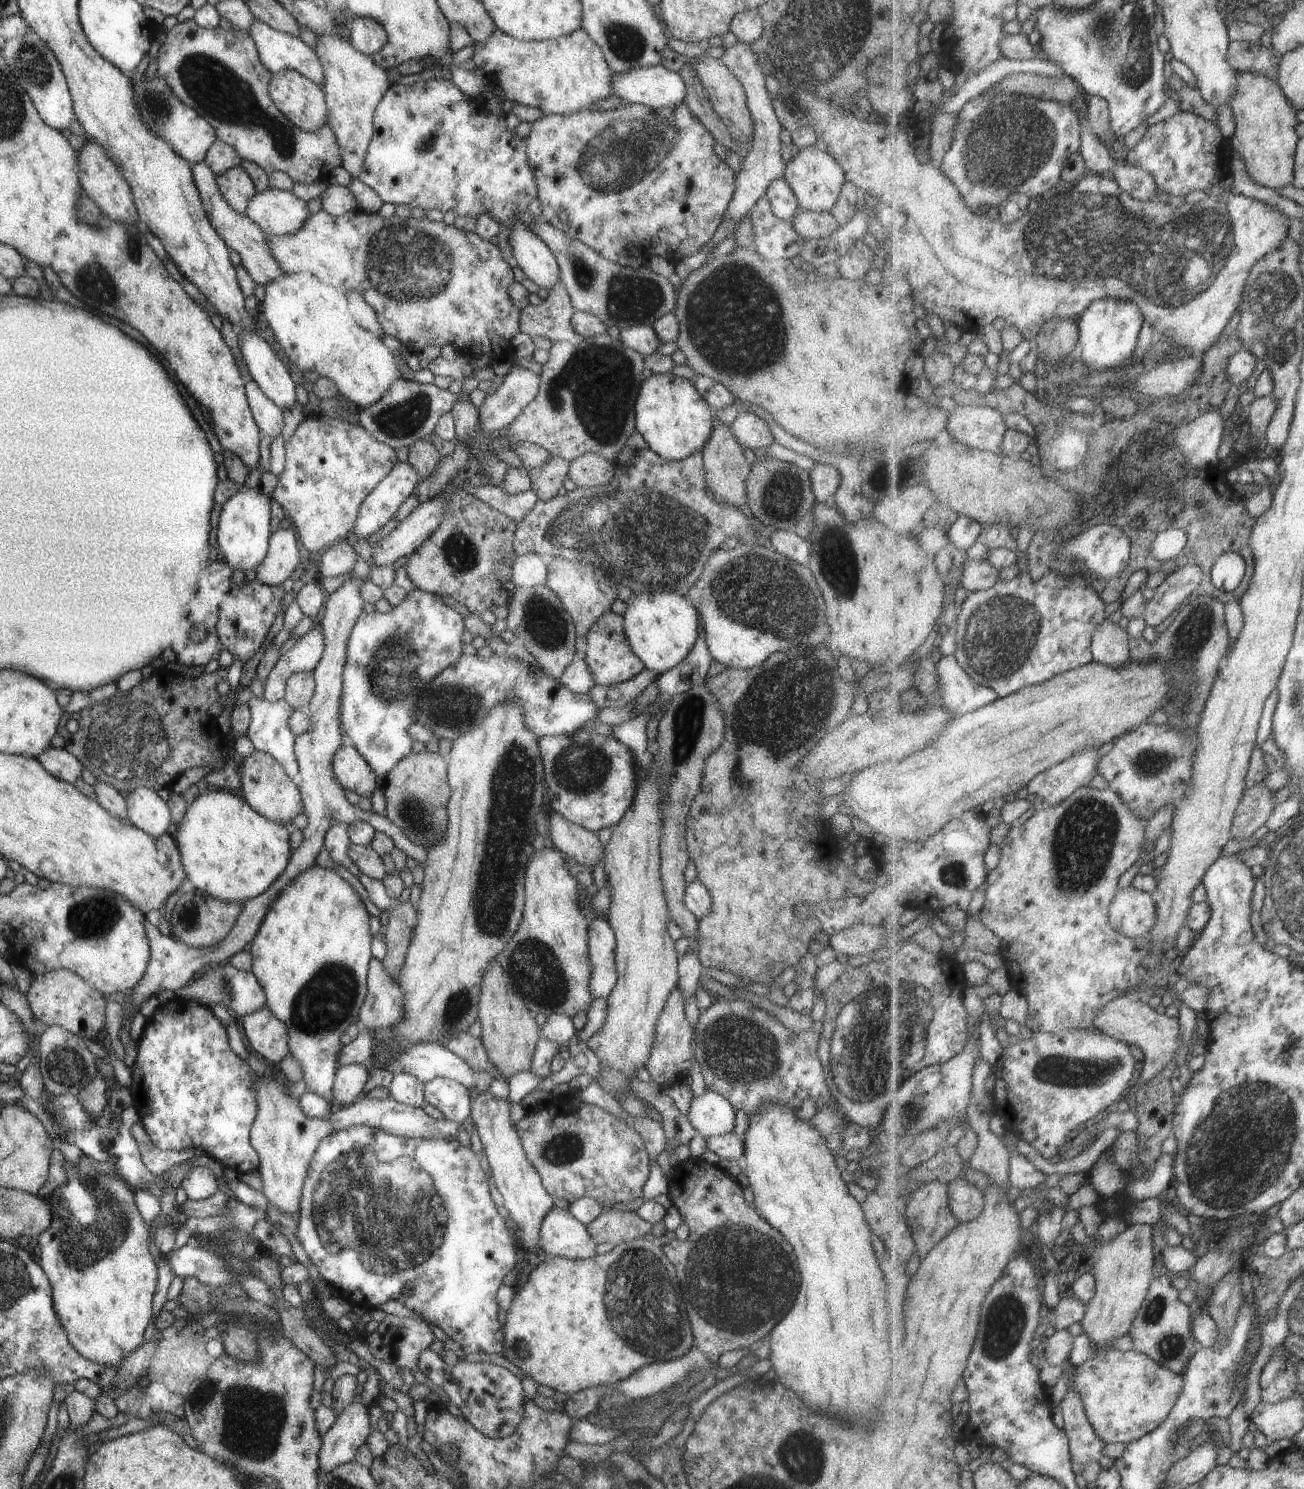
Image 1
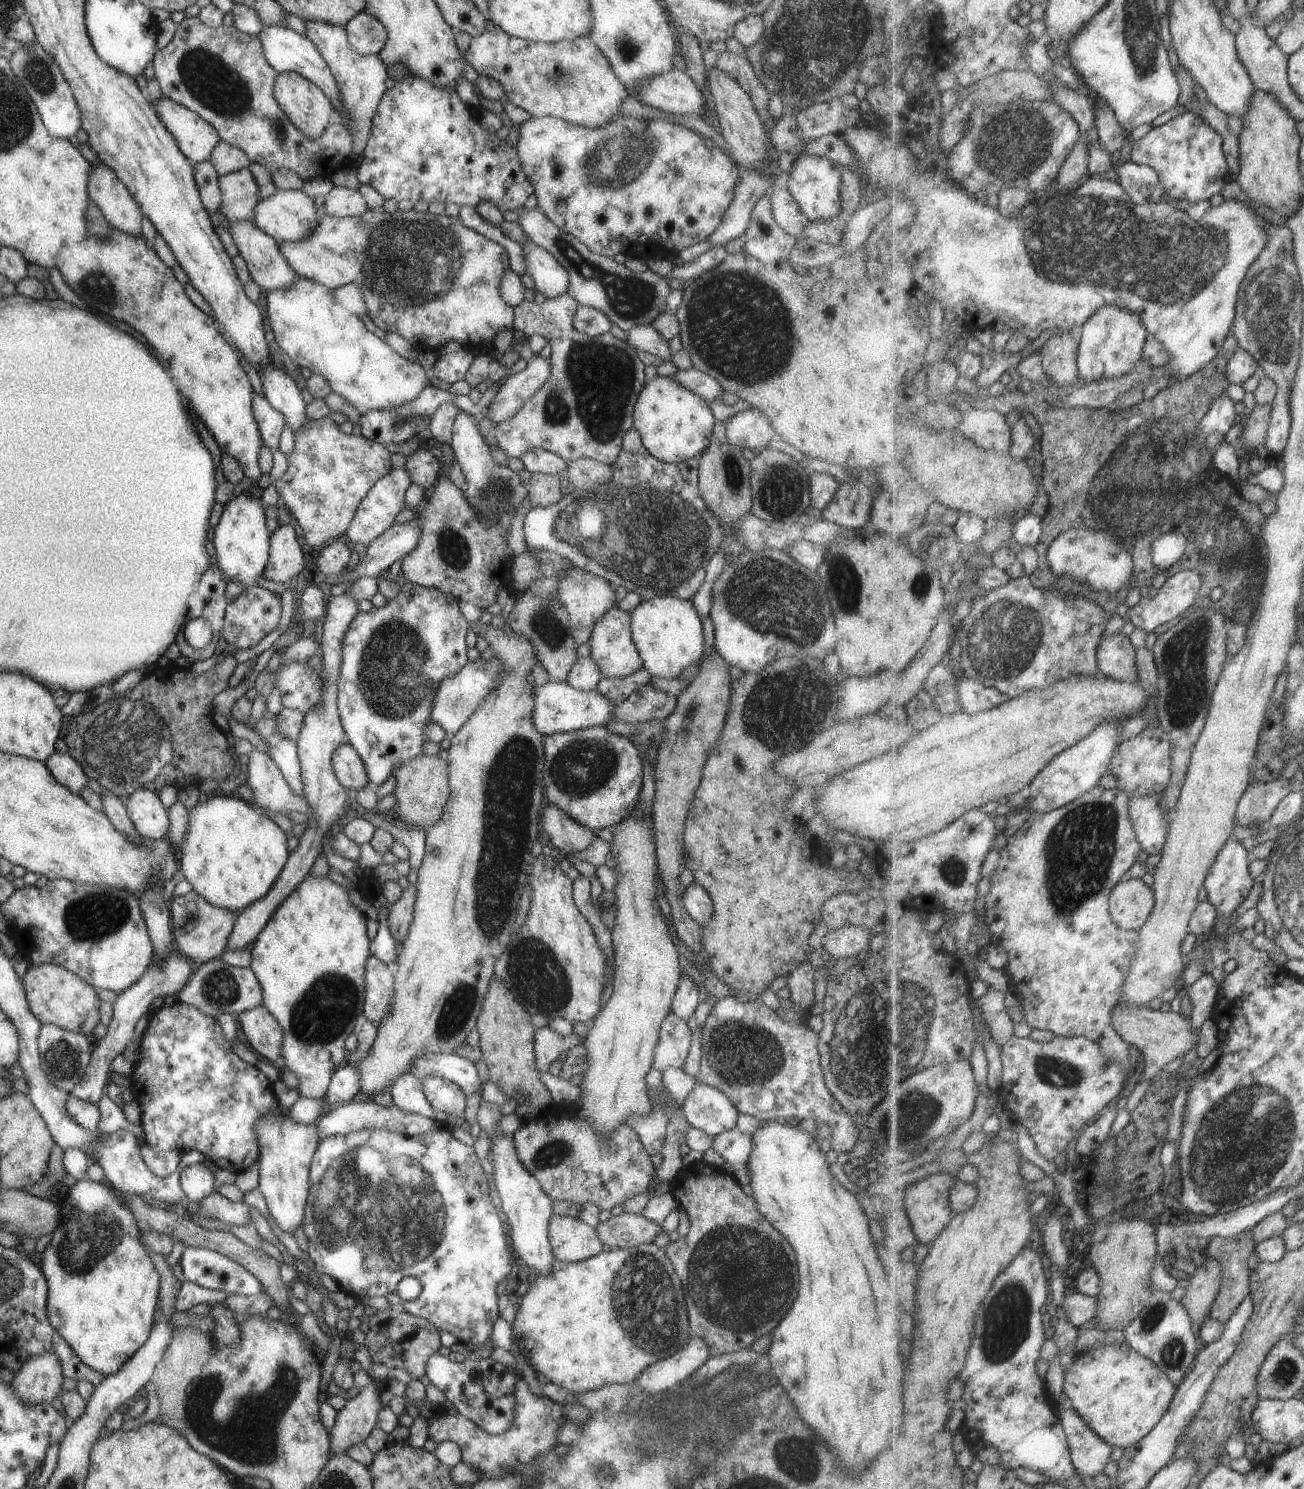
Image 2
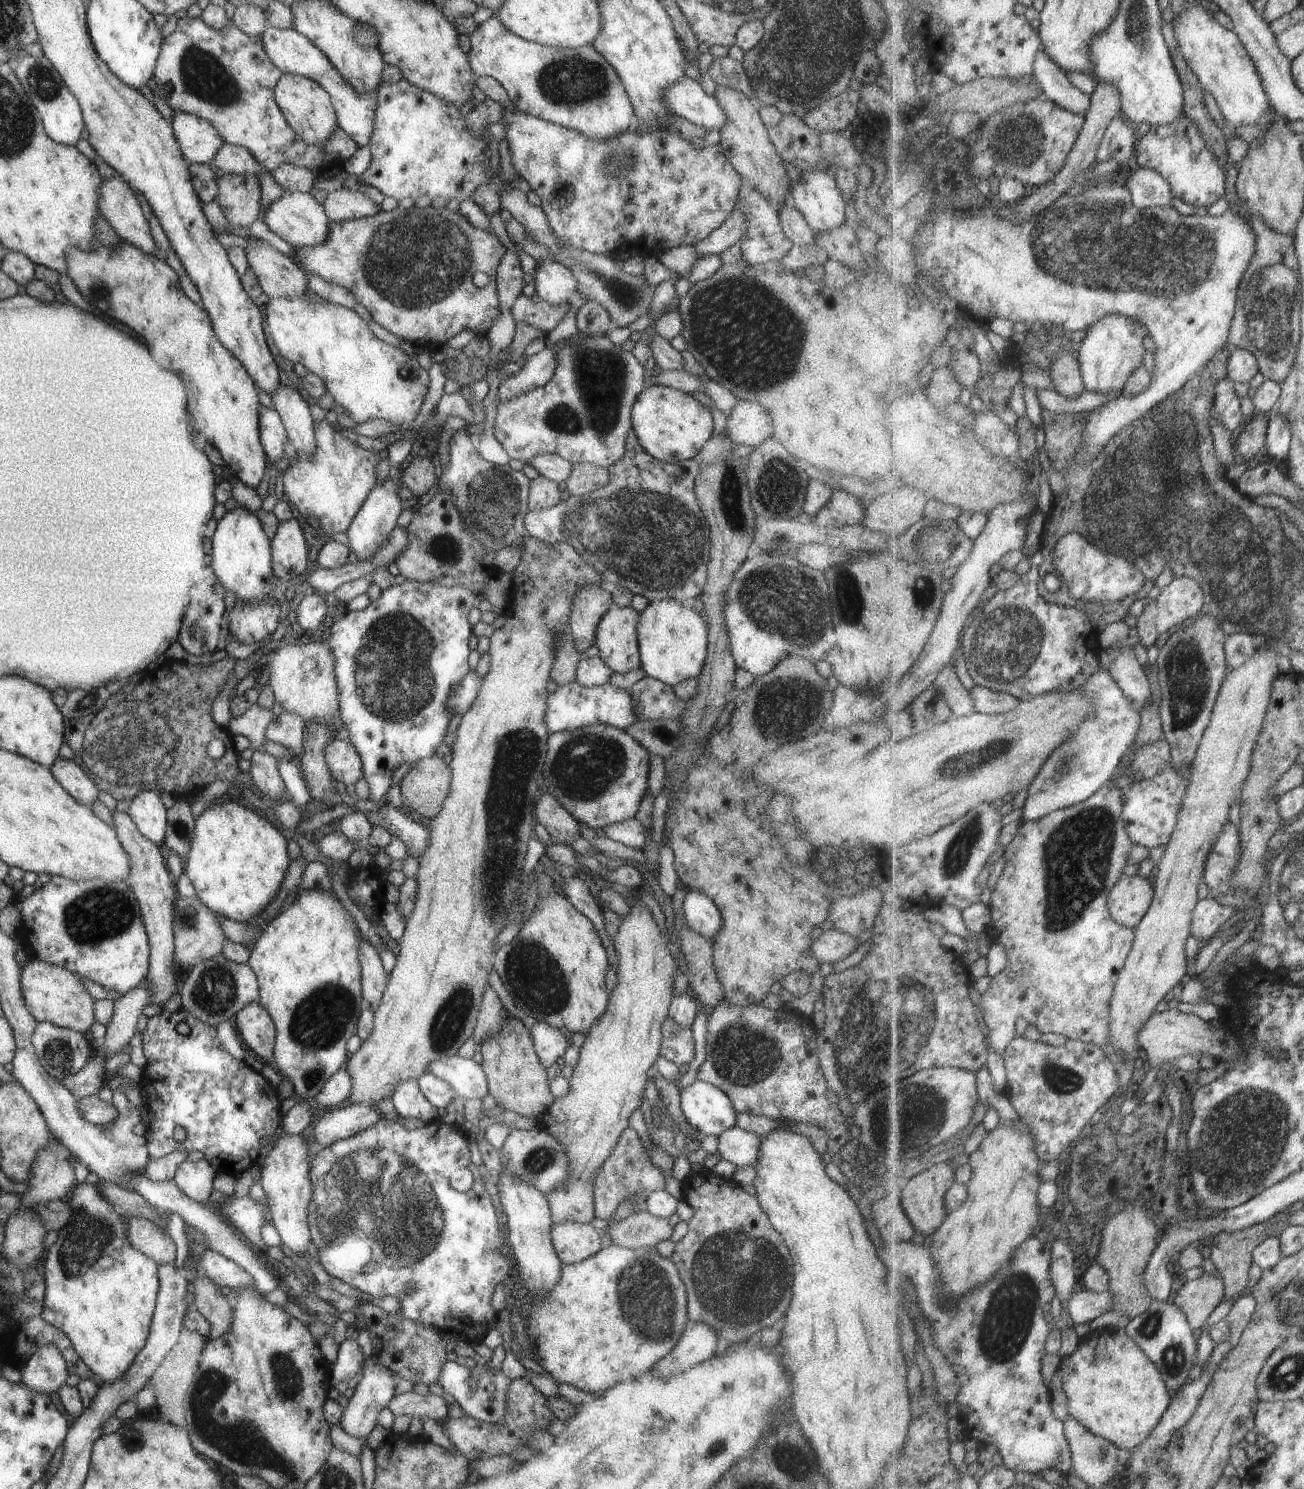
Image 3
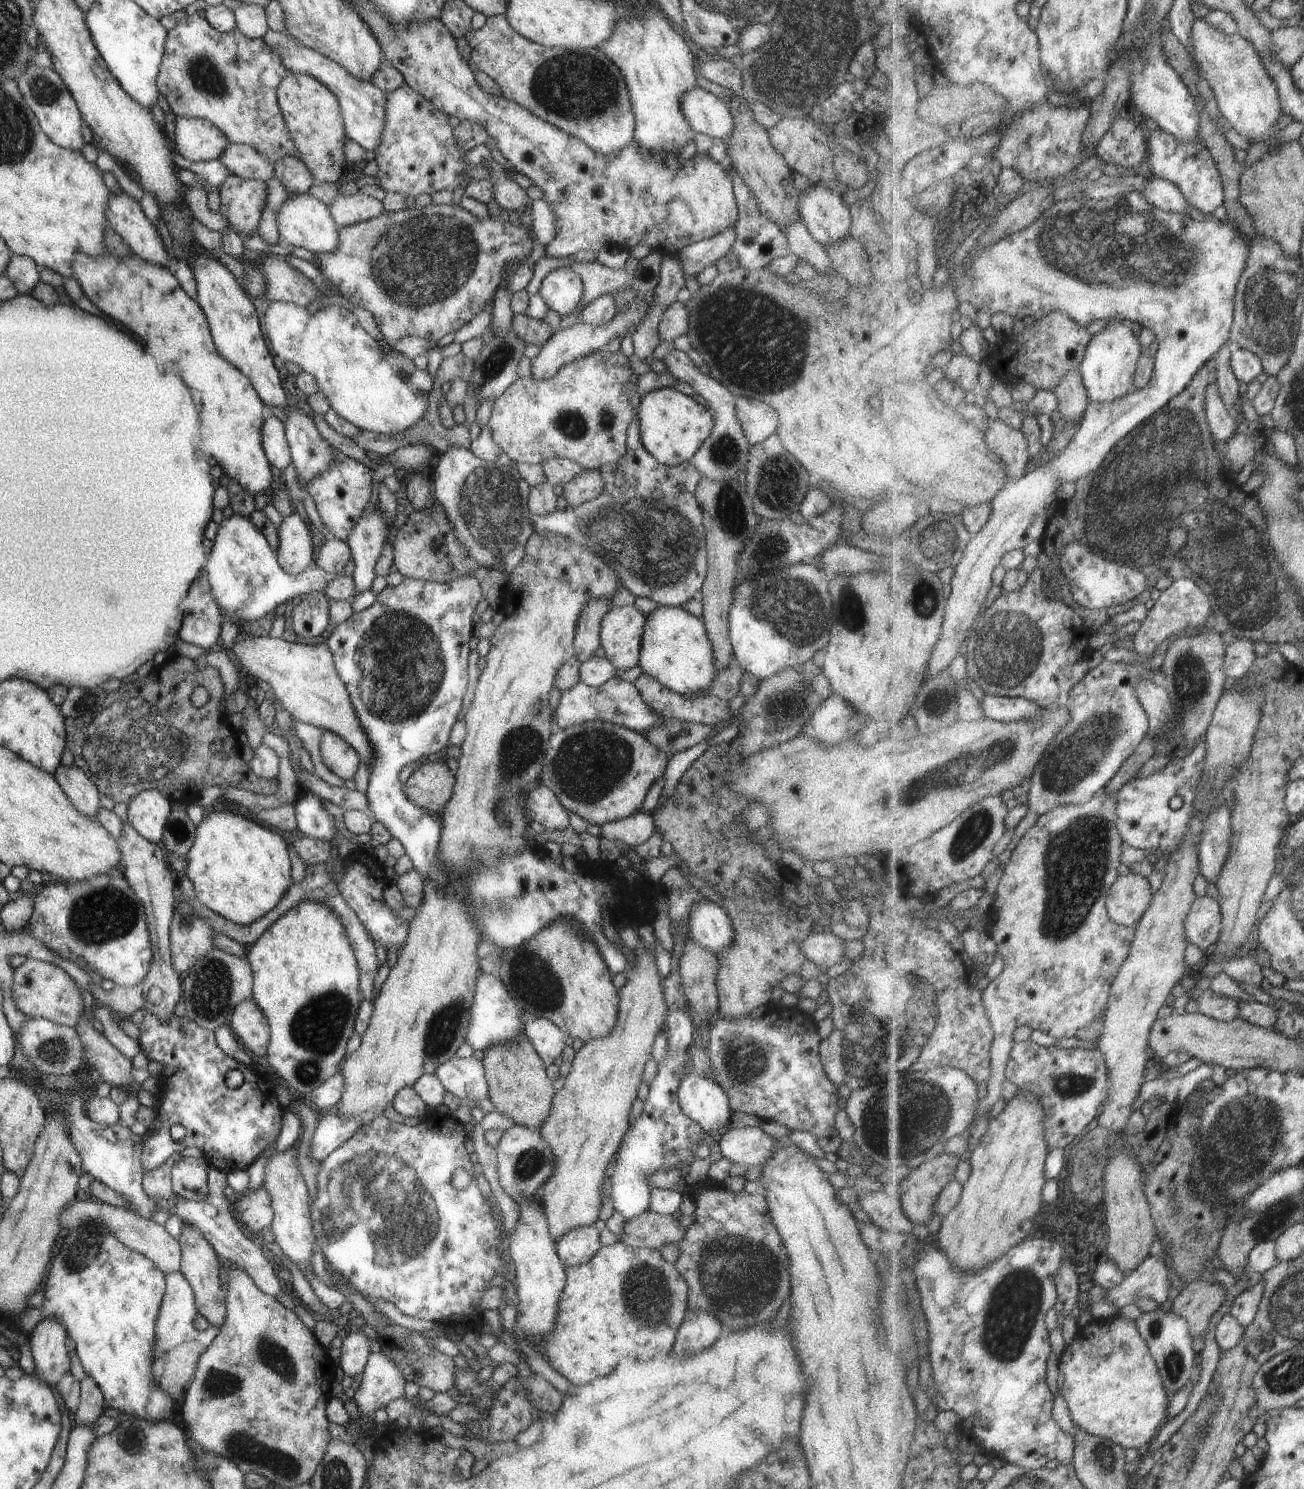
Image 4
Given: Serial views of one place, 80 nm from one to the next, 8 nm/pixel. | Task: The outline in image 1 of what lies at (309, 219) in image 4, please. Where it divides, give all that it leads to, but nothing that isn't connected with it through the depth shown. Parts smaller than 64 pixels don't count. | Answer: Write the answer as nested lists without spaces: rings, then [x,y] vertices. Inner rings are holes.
[[[265,189],[256,193],[247,201],[244,208],[244,215],[256,224],[267,237],[283,236],[295,232],[303,219],[309,214],[305,202],[298,200],[290,191],[277,189]]]

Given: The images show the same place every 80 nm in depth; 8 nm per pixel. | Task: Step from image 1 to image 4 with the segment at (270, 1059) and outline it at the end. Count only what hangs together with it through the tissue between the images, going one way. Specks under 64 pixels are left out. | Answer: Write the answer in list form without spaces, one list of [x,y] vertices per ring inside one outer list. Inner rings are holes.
[[[252,998],[233,1007],[229,1028],[242,1046],[248,1048],[255,1056],[264,1056],[270,1028]]]

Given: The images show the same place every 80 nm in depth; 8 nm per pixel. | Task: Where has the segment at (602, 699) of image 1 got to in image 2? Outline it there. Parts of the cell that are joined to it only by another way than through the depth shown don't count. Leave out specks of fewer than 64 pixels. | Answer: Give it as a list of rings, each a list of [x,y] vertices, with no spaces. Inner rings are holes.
[[[641,667],[634,673],[621,678],[601,677],[596,684],[596,689],[603,696],[607,694],[608,698],[613,701],[612,703],[616,705],[628,698],[632,691],[636,691],[641,685],[649,683],[650,677],[648,672]]]

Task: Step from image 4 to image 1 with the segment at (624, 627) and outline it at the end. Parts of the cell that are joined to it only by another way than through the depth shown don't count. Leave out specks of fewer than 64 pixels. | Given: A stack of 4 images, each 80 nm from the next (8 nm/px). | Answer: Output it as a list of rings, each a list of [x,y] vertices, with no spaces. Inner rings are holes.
[[[611,611],[601,614],[588,628],[584,638],[586,650],[583,660],[590,672],[592,682],[594,683],[593,686],[603,685],[604,687],[610,687],[611,685],[630,679],[644,669],[644,664],[635,656],[624,635],[621,615],[617,615]]]

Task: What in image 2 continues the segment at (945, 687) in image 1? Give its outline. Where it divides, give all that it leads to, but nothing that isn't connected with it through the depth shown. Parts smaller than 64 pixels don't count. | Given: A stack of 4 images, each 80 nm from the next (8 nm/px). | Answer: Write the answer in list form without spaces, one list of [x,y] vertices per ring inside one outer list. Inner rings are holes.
[[[956,676],[956,689],[959,704],[962,710],[971,714],[977,714],[991,710],[1001,703],[1006,703],[1009,698],[1001,694],[996,688],[986,687],[976,680],[965,676]]]

